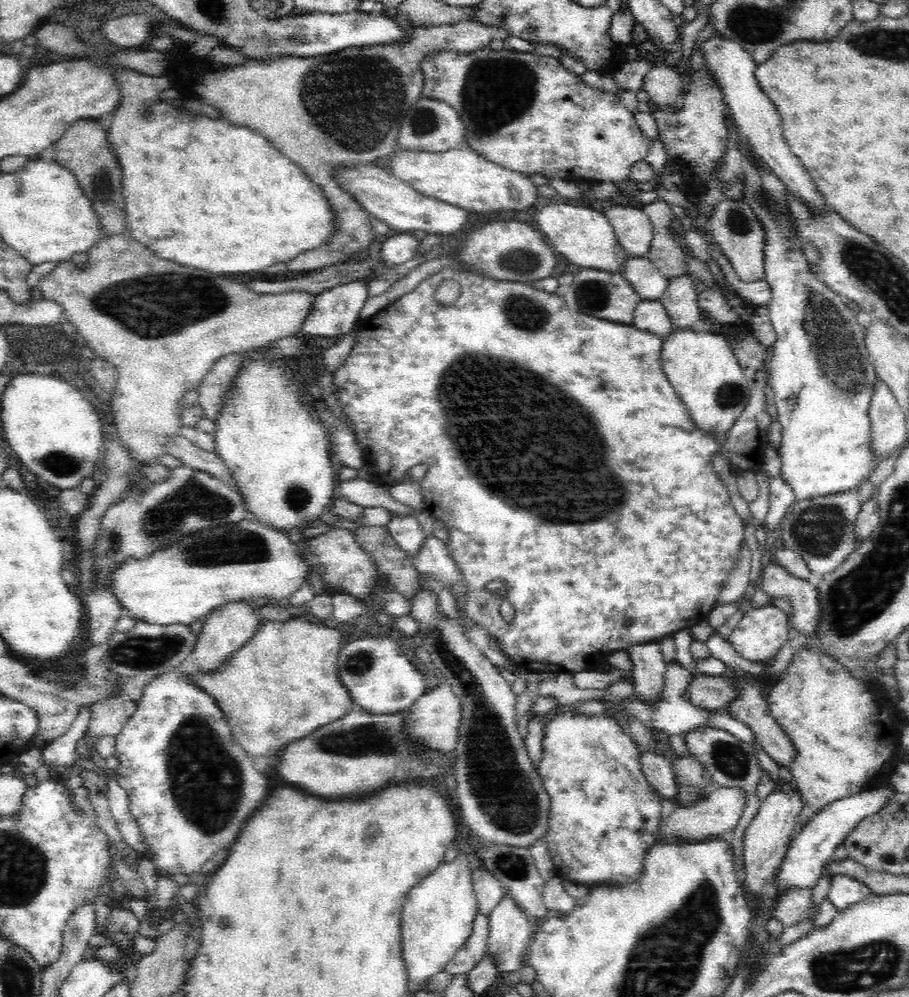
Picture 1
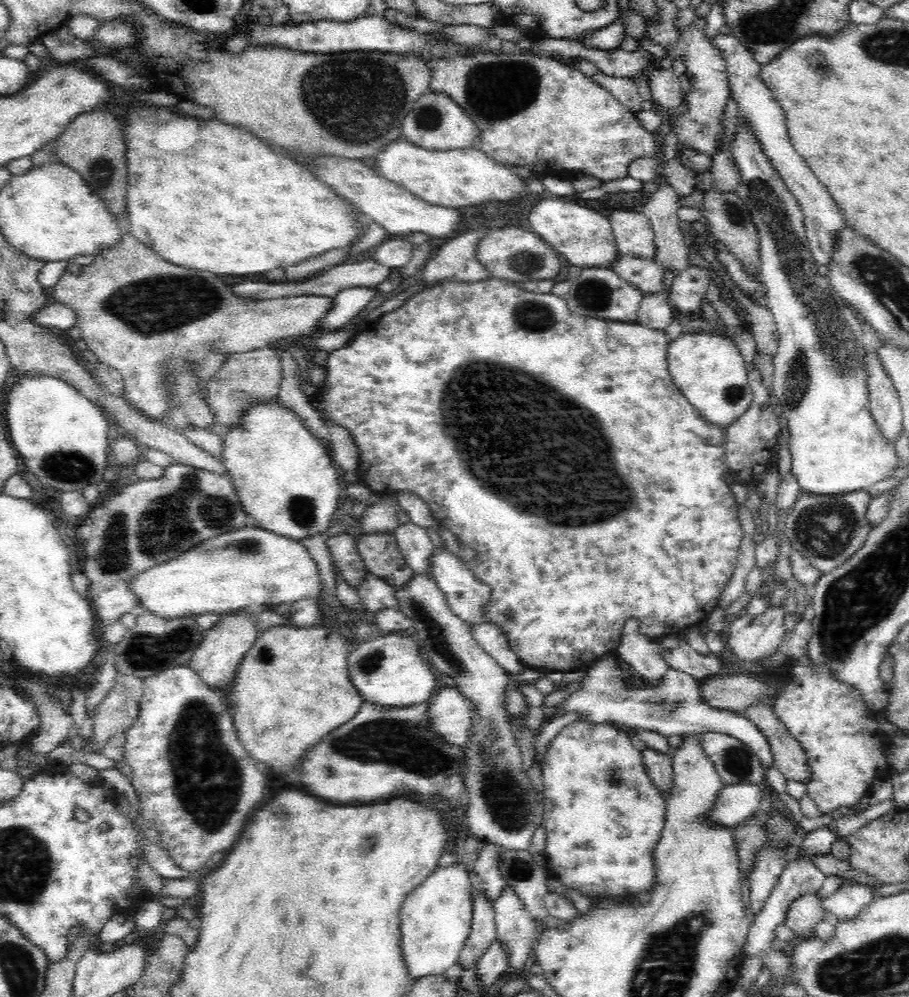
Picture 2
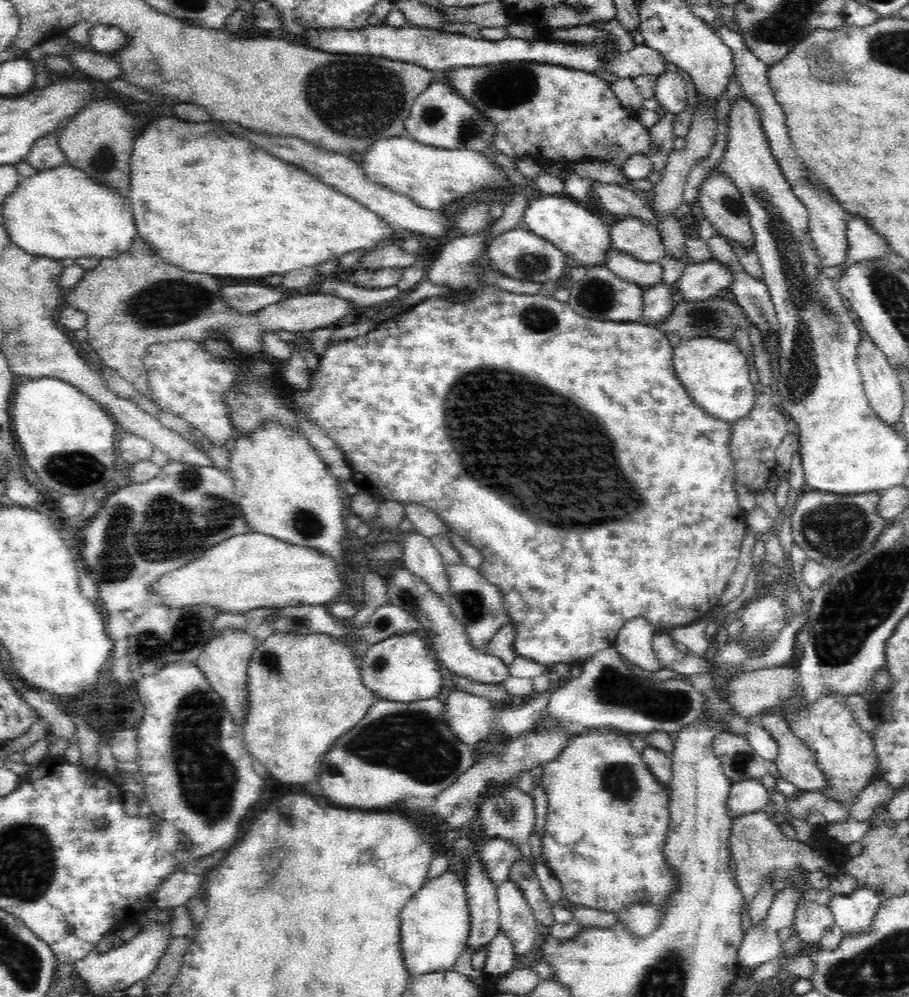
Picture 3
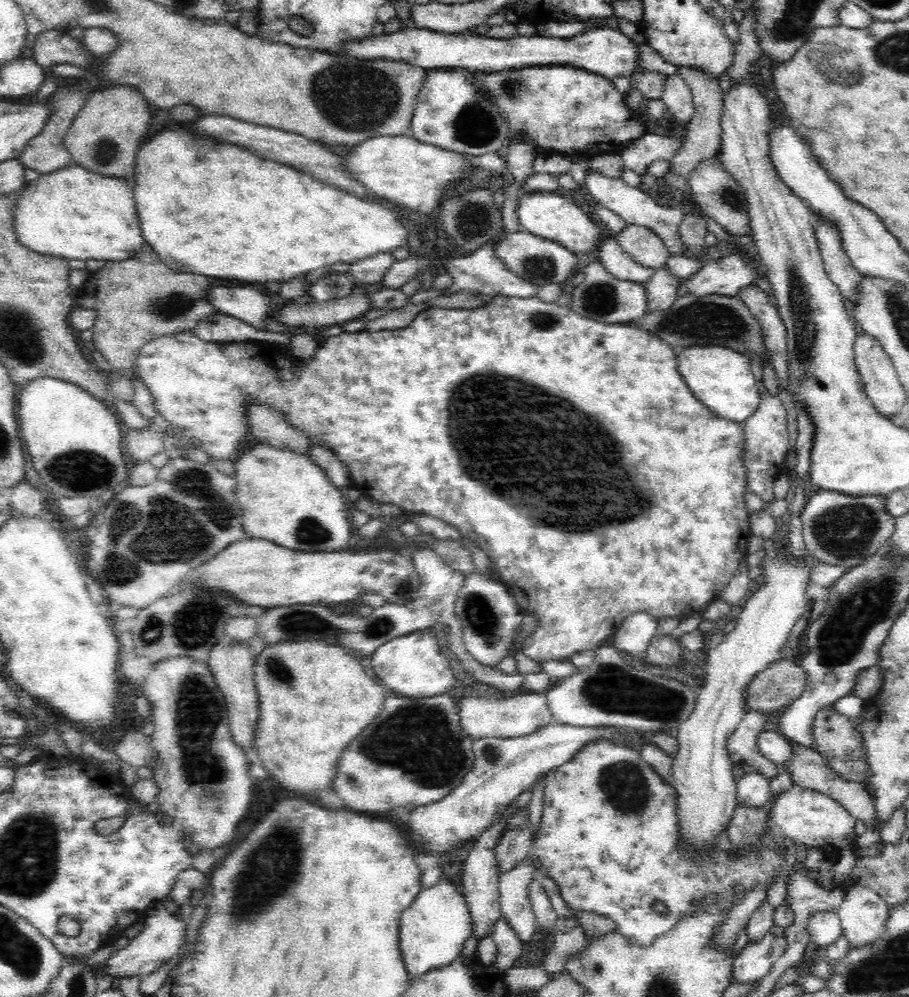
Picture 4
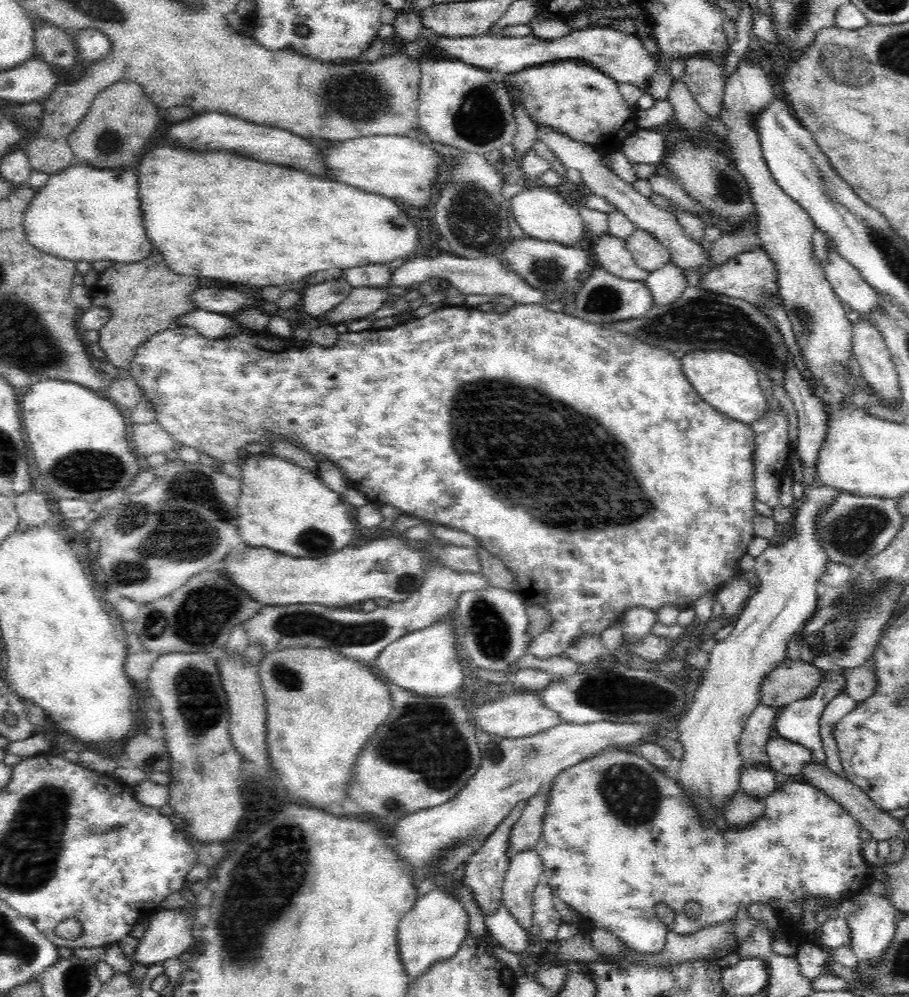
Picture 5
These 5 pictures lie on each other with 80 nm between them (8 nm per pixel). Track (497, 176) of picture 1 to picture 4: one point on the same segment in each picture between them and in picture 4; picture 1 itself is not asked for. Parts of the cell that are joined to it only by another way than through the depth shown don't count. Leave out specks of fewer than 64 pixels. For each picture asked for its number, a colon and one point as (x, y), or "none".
2: (462, 177)
3: (432, 177)
4: (400, 168)

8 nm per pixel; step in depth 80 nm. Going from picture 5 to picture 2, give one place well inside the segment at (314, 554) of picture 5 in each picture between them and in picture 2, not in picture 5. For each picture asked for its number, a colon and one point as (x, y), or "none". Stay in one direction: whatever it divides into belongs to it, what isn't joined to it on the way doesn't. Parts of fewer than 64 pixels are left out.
2: (284, 478)
3: (284, 489)
4: (285, 497)

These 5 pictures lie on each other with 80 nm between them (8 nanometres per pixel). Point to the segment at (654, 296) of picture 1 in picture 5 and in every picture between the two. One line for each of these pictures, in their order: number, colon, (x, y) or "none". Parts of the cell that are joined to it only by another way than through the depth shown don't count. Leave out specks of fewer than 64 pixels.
2: (648, 276)
3: (644, 274)
4: (619, 263)
5: (611, 252)

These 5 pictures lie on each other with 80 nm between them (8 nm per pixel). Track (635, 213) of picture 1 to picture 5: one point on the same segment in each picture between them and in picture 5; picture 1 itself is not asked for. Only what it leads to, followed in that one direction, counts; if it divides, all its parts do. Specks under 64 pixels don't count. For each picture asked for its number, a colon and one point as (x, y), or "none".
2: (633, 232)
3: (642, 241)
4: (645, 247)
5: (649, 253)

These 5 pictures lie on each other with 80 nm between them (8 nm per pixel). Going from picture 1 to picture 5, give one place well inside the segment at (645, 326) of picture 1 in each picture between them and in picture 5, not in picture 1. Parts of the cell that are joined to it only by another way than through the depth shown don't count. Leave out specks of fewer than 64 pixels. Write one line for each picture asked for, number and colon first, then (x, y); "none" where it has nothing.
2: (655, 311)
3: (658, 301)
4: (662, 289)
5: (667, 283)

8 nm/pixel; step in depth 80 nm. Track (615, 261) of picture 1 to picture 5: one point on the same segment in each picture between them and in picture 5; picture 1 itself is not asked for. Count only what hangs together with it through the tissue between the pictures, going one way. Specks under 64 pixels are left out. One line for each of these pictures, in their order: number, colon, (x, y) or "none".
2: (584, 236)
3: (583, 235)
4: (552, 217)
5: (542, 214)

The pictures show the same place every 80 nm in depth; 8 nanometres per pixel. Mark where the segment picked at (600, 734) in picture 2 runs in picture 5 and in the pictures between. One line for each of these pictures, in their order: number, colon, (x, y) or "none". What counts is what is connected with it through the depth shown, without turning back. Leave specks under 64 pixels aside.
3: (607, 822)
4: (609, 835)
5: (619, 837)

